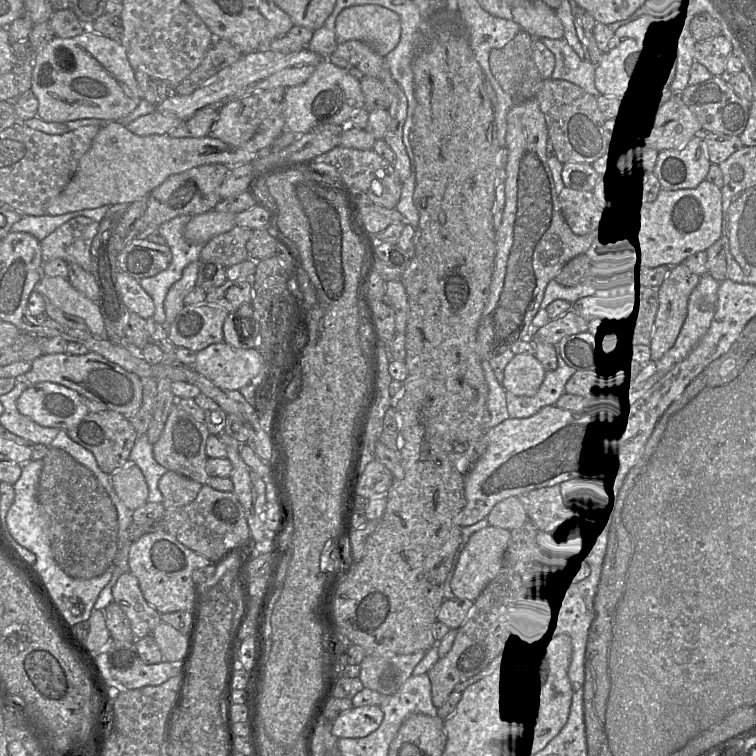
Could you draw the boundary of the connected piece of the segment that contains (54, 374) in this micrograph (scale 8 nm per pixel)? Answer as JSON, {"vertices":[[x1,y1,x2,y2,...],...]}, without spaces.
{"vertices":[[95,352,84,355,43,354,31,362,31,369,21,380,29,384,53,382,75,390,81,396,103,403,107,409,116,411,127,419,133,417,142,403,141,378,128,372]]}

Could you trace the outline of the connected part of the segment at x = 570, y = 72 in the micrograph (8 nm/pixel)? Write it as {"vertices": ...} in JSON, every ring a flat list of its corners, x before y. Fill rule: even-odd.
{"vertices":[[564,37,540,39,555,56,552,79,567,80,582,87,588,93,599,95,595,84,596,65,580,58]]}

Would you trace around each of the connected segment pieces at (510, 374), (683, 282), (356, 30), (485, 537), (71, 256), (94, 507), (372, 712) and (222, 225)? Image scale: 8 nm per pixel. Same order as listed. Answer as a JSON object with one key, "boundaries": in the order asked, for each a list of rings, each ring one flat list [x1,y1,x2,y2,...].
{"boundaries":[[[518,353,504,370,502,386,517,396,533,396,540,387,546,370,535,354]],[[679,264,670,268,666,279,657,289,659,306,651,342,652,361,662,358,674,345,687,317,689,296,699,280,700,276]],[[381,5,350,6,337,16,335,35,338,43,359,40,385,57,400,41,401,21,397,13]],[[489,525,471,535,451,580,451,589,456,598,475,602,484,588,497,576,509,545,510,534,508,529]],[[77,216,61,225,40,242,43,263,62,259,91,272,91,245,99,223,85,216]],[[49,447,43,460,37,501,47,520,53,558,72,578,91,579,103,574,118,553,117,510,95,475,67,452]],[[379,705,353,707,333,721,332,734,337,738,363,738,379,728,383,717]],[[211,210,191,217,184,228,187,241,204,245,220,234,230,231,236,226,234,213]]]}

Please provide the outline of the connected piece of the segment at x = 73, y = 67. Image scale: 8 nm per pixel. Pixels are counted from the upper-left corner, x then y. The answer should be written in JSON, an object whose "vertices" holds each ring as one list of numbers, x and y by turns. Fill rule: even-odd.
{"vertices":[[85,25,85,31,77,36,55,36,34,57,30,91,38,99,37,117,46,122,65,122,83,118,108,121,131,113,139,104,140,91,125,49,119,41,97,34],[42,67,47,67,45,83,37,80]]}

